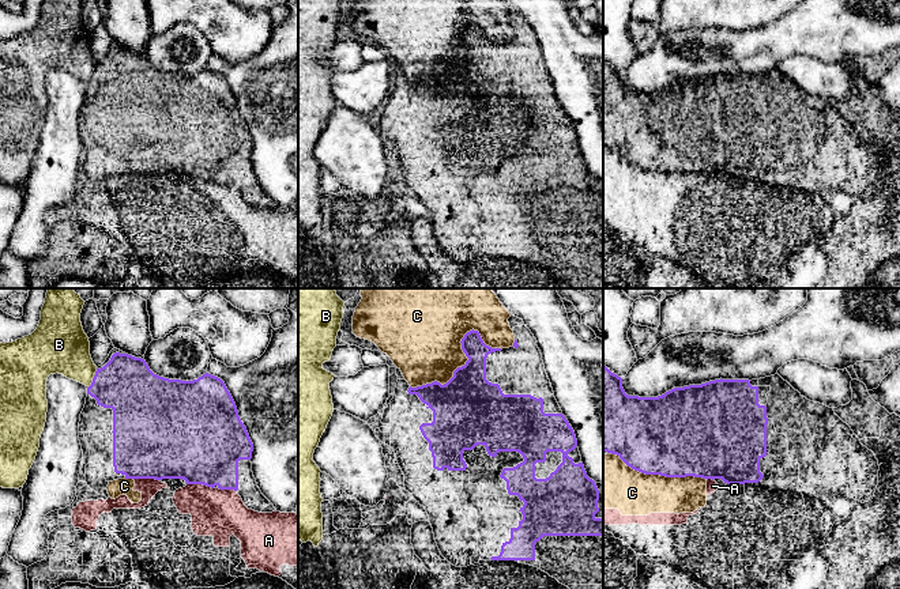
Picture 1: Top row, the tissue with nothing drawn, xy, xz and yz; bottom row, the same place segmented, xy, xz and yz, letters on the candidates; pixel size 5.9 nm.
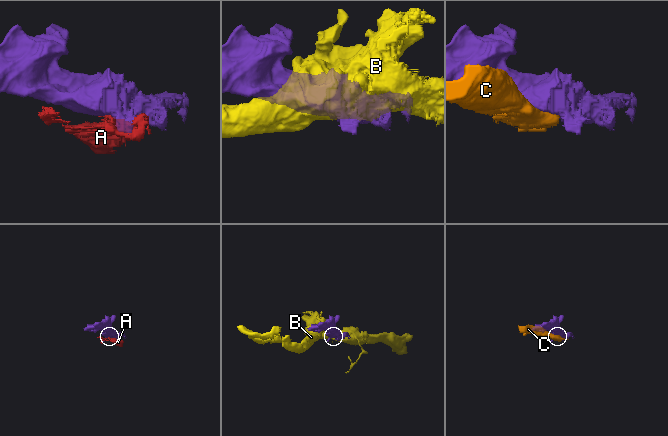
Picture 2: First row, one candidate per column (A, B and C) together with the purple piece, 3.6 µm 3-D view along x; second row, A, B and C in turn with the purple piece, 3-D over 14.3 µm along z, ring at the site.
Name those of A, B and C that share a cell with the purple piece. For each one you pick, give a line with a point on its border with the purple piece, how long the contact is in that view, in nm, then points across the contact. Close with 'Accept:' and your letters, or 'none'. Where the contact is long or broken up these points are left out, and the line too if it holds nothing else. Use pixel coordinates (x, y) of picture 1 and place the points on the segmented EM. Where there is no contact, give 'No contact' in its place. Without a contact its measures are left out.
Accept: none

